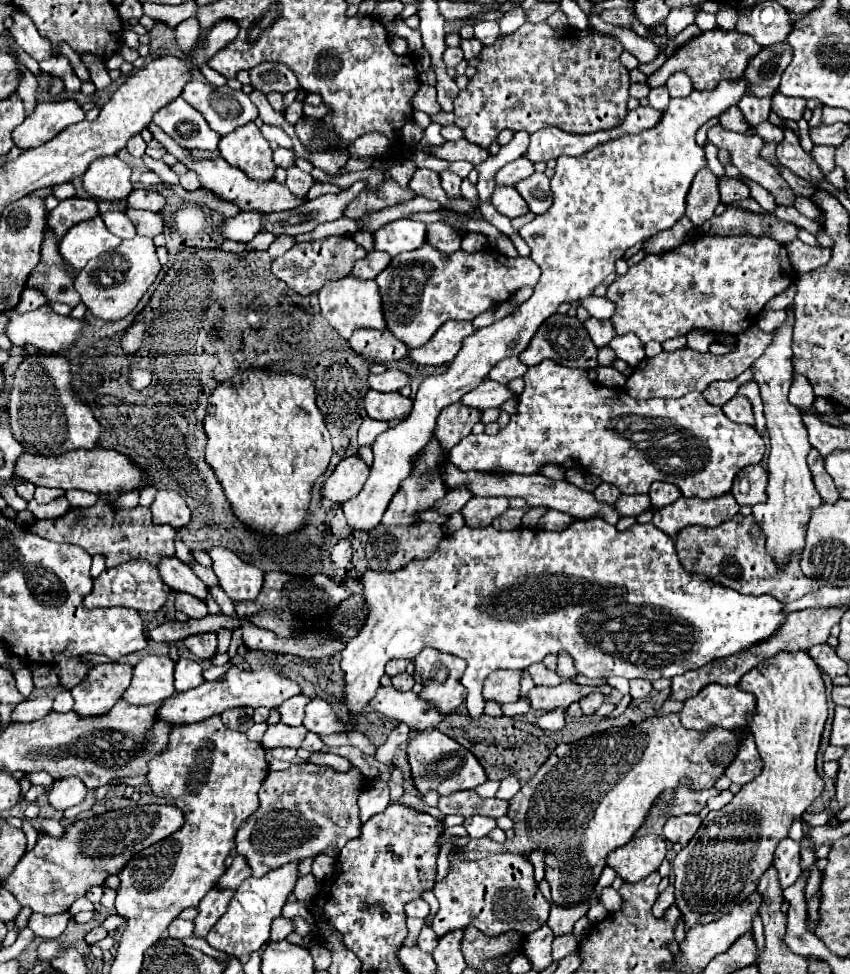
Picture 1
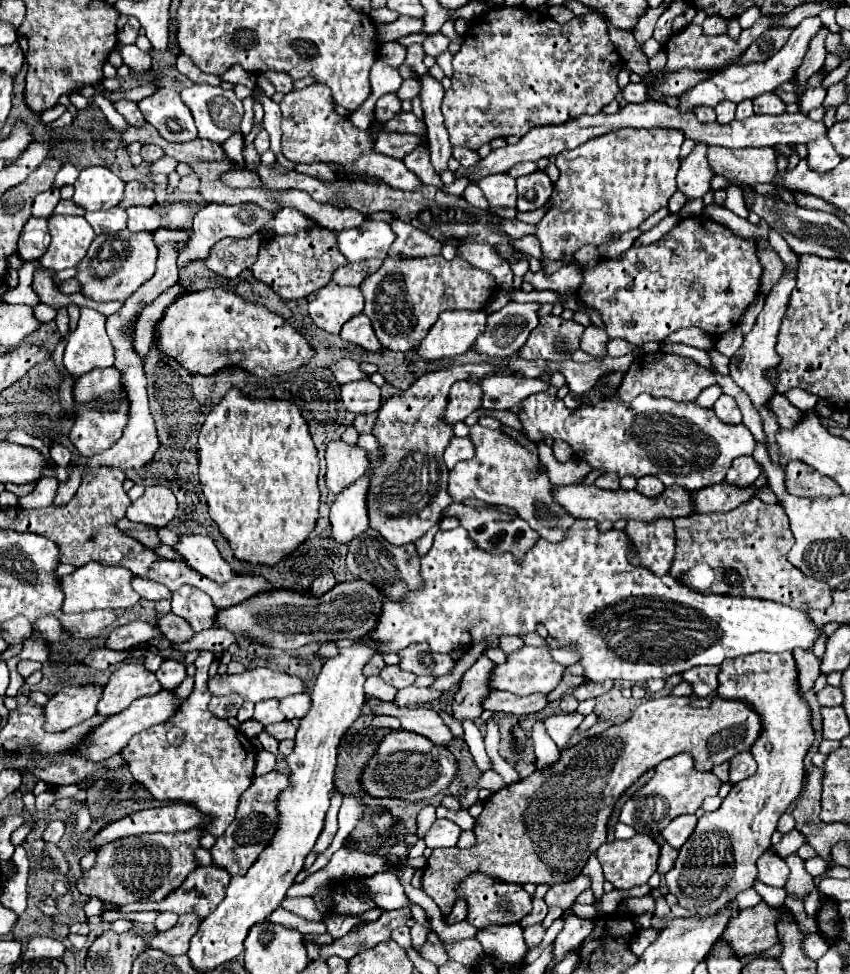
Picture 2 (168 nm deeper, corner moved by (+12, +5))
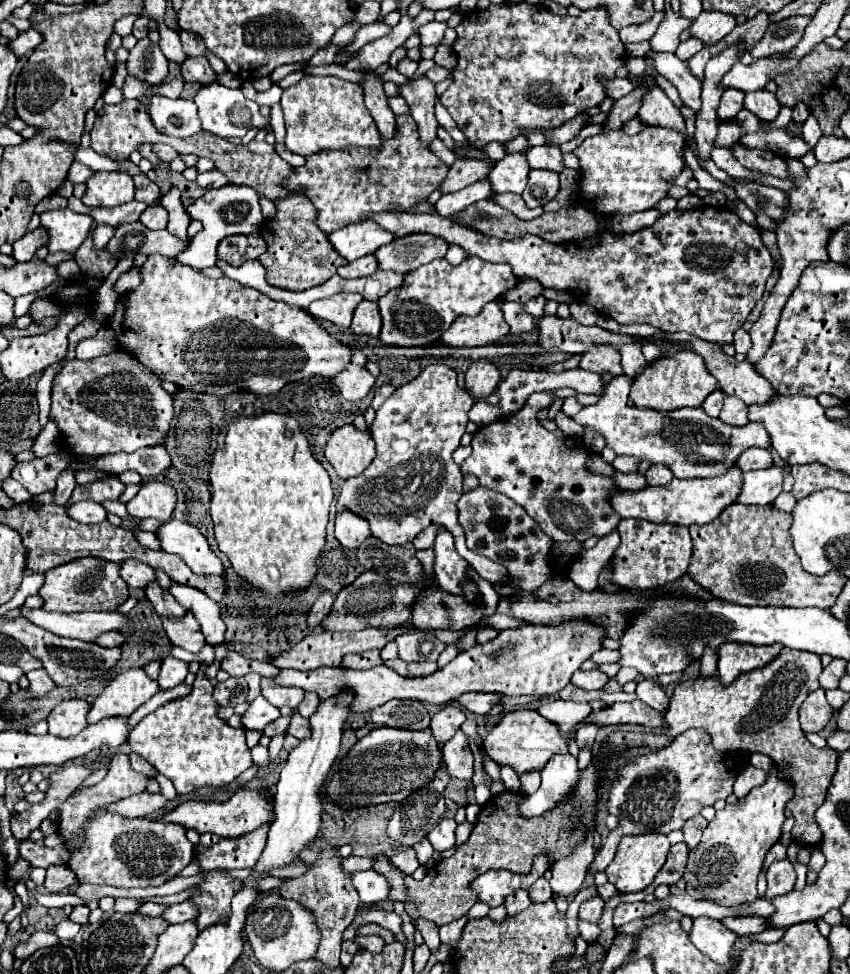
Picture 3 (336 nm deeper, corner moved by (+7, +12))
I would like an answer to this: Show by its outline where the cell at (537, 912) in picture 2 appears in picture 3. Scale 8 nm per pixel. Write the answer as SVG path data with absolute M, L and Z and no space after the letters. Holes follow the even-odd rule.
M541 877L541 879L537 879L533 883L533 887L529 887L529 895L531 895L531 901L533 903L545 903L545 901L551 899L553 889L551 889L549 881L545 877Z

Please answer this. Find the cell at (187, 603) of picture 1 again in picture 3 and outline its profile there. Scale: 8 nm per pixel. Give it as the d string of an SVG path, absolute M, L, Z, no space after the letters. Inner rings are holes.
M125 559L125 563L121 563L121 577L125 583L129 583L129 587L139 589L145 589L145 583L149 583L149 579L155 579L153 569L145 563L139 563L137 559Z

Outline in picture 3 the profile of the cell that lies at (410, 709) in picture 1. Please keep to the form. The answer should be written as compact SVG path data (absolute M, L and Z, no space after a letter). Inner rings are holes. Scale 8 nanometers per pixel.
M457 731L457 735L445 743L443 759L447 765L447 771L451 777L461 779L461 781L471 781L473 777L473 753L469 749L467 737L463 731Z

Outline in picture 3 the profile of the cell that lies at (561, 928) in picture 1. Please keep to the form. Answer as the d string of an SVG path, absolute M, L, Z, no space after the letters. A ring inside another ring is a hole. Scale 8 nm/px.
M689 729L677 735L669 745L635 757L627 765L619 767L611 781L607 799L607 811L619 819L619 825L609 831L603 849L597 851L595 861L591 863L591 871L605 871L615 857L621 837L641 833L667 835L681 829L685 821L699 815L703 807L713 805L717 799L727 799L733 793L733 783L739 773L737 767L741 767L741 753L715 751L705 729Z

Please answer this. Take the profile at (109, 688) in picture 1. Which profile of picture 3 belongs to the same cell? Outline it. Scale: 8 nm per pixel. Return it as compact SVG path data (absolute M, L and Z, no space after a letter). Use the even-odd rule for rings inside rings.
M83 699L61 701L47 717L49 733L63 739L75 737L87 727L87 713L89 713L89 703Z

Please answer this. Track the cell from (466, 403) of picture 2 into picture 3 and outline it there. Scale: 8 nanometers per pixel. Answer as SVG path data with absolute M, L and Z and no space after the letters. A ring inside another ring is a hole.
M487 359L473 361L469 365L469 371L465 373L465 387L467 387L469 395L475 399L489 397L495 391L499 381L501 381L499 367Z

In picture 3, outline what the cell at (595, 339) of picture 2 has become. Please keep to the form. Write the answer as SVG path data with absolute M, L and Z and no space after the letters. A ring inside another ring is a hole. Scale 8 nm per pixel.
M589 347L579 367L585 371L599 373L599 375L613 375L613 377L623 375L621 355L615 347Z

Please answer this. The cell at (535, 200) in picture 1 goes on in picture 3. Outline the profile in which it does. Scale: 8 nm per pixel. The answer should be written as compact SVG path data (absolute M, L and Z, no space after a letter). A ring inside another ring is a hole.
M533 169L529 173L527 189L523 191L523 199L527 207L541 207L549 203L559 191L559 175L553 171Z

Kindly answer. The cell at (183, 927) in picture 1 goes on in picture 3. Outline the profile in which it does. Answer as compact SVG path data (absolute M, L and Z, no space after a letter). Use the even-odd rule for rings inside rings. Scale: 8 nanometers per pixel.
M185 901L185 903L179 903L179 905L171 905L163 917L169 921L169 923L185 923L185 921L191 921L191 919L197 919L197 905L193 901Z

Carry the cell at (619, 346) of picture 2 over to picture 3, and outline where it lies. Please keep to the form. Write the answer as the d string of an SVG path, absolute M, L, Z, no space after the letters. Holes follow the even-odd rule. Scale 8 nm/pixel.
M629 343L629 345L621 347L619 353L621 353L621 357L623 357L623 359L621 359L621 365L623 365L625 375L637 377L637 375L643 373L647 361L645 361L645 357L643 357L643 353L641 353L641 345Z

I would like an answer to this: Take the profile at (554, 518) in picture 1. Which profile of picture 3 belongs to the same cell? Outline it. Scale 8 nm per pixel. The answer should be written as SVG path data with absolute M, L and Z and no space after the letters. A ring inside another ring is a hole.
M552 391L533 393L527 400L527 405L517 411L517 415L503 415L495 423L481 427L473 435L473 453L461 465L461 471L473 473L483 487L499 491L519 503L531 519L539 523L543 533L547 533L557 543L569 541L585 541L587 537L605 537L613 529L617 529L621 517L611 507L611 497L619 491L611 477L591 473L589 461L591 453L579 439L564 434L561 430L547 431L537 421L537 414L542 409L551 405L557 397Z

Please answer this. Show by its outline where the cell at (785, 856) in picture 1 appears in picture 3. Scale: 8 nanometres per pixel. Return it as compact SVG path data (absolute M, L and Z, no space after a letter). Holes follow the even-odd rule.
M781 859L769 865L767 869L767 891L763 895L763 899L773 901L779 895L785 895L793 889L795 885L795 871L793 865L789 863L789 859Z

